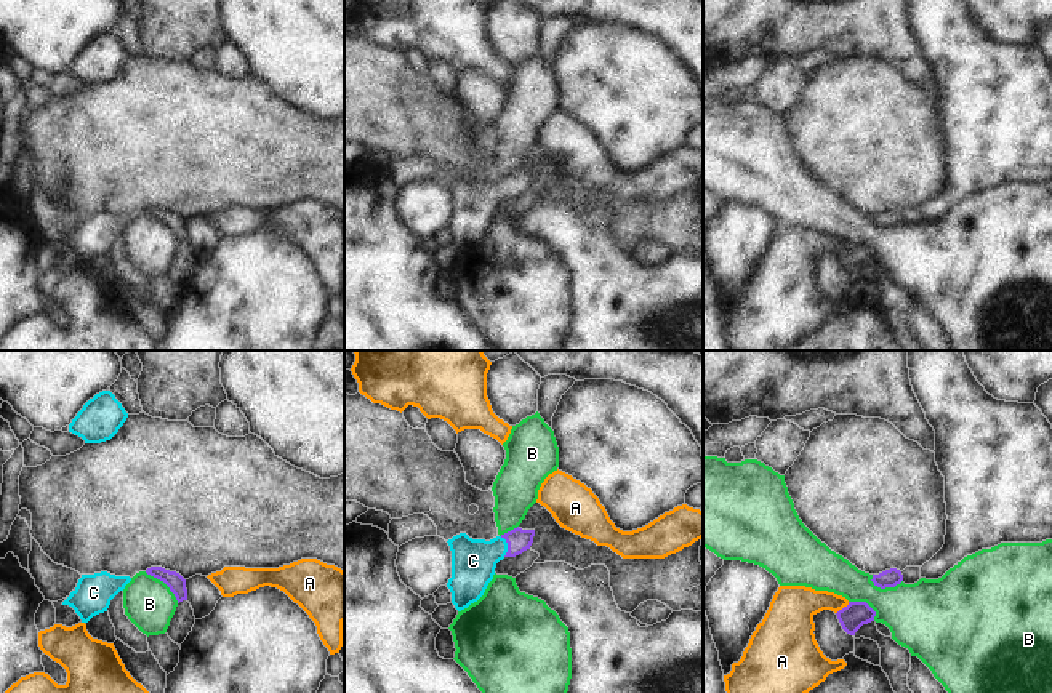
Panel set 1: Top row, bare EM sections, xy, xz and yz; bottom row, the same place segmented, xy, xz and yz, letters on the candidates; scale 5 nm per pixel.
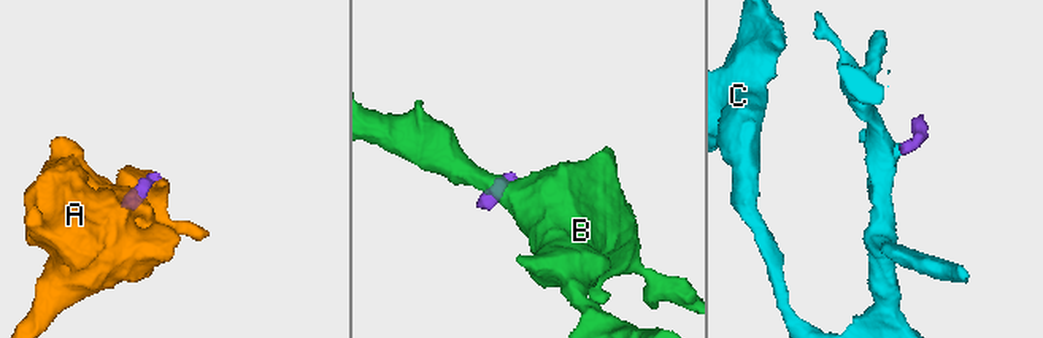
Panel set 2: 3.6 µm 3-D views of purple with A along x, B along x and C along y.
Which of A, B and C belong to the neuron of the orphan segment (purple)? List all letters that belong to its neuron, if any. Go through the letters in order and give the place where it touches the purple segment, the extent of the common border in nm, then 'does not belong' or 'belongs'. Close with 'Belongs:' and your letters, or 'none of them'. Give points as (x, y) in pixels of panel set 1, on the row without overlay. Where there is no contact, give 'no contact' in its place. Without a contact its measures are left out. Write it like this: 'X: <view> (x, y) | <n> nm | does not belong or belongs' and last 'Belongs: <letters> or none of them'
A: yz (844, 248) | 90 nm | does not belong
B: xy (164, 223) | 240 nm | does not belong
C: xz (508, 188) | 110 nm | belongs
Belongs: C

